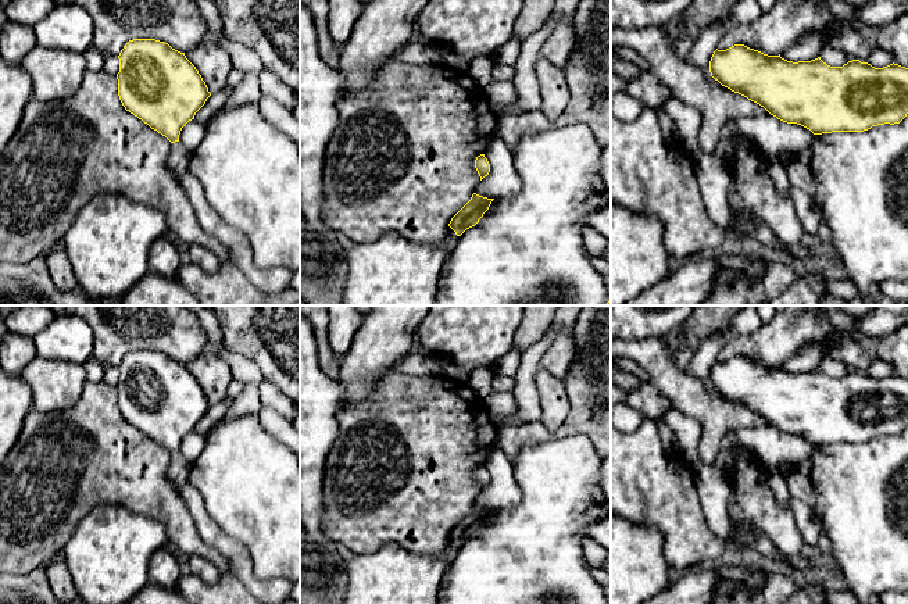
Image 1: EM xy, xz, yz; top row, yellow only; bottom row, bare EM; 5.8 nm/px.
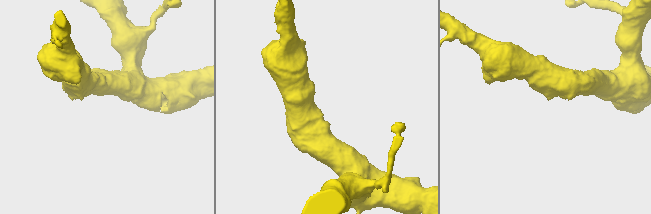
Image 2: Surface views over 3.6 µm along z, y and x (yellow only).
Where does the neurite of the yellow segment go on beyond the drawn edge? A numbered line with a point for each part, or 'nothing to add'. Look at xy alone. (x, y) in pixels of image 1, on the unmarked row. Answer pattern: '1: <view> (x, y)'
1: xy (179, 468)

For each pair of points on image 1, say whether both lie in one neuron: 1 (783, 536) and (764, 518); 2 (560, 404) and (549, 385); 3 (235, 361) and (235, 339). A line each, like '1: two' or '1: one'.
1: one
2: one
3: two

